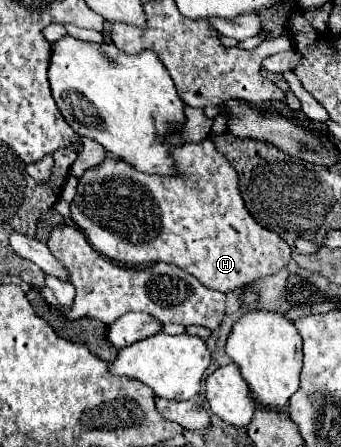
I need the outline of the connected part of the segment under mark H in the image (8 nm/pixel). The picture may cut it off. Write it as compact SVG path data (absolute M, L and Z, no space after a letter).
M209 138L197 144L175 144L171 156L177 170L177 174L171 176L137 172L123 160L107 158L79 178L77 196L71 204L71 218L99 254L123 264L171 262L193 274L207 288L221 292L243 288L287 266L291 258L289 246L275 232L259 226L247 212L239 194L235 168L215 150Z

